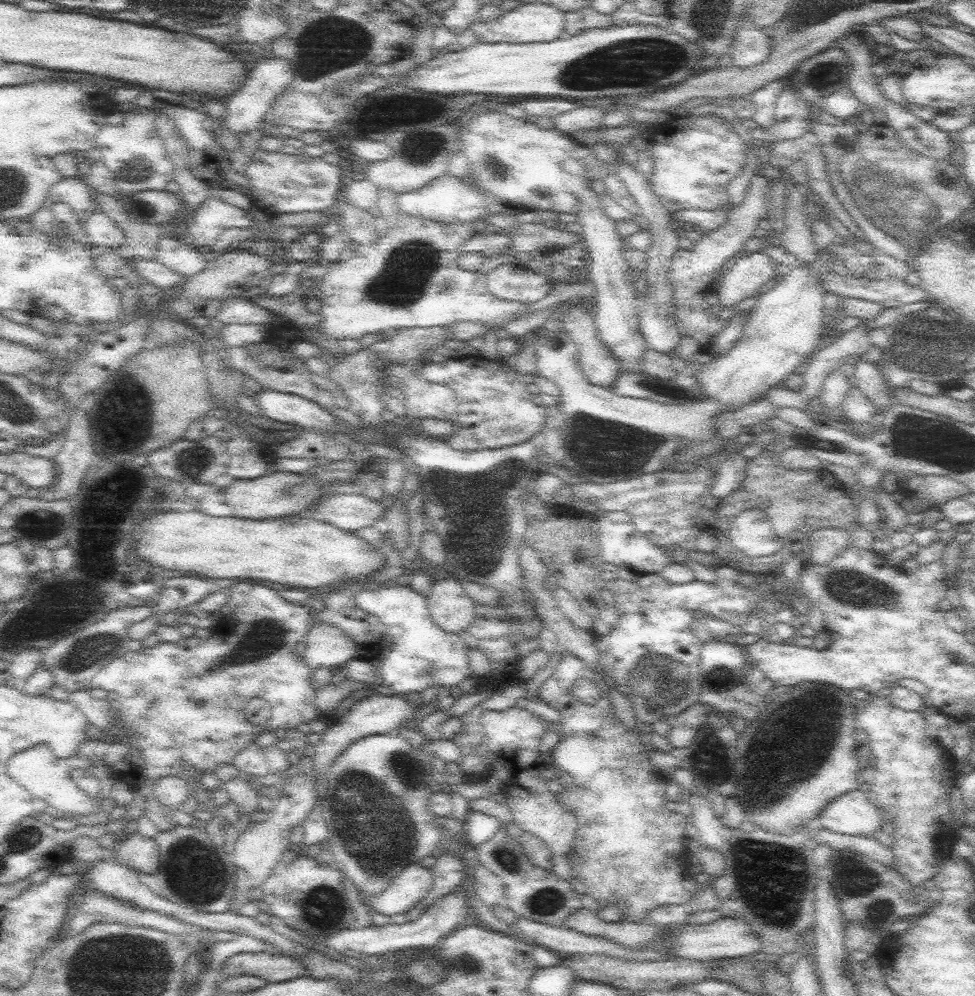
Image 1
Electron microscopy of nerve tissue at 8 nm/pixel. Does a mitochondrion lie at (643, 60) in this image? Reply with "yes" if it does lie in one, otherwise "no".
yes

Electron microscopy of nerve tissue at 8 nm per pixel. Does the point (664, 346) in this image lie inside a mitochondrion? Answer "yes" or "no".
no

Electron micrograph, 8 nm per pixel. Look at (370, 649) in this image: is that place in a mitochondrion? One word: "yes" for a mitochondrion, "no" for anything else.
no

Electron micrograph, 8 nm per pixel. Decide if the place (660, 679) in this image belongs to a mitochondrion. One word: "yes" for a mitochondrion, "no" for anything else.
yes

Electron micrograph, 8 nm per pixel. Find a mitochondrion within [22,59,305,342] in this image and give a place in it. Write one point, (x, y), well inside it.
(140, 163)

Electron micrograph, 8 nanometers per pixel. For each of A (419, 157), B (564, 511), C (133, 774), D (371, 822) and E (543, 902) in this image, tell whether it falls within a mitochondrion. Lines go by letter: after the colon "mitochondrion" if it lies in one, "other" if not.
A: mitochondrion
B: other
C: other
D: mitochondrion
E: mitochondrion

